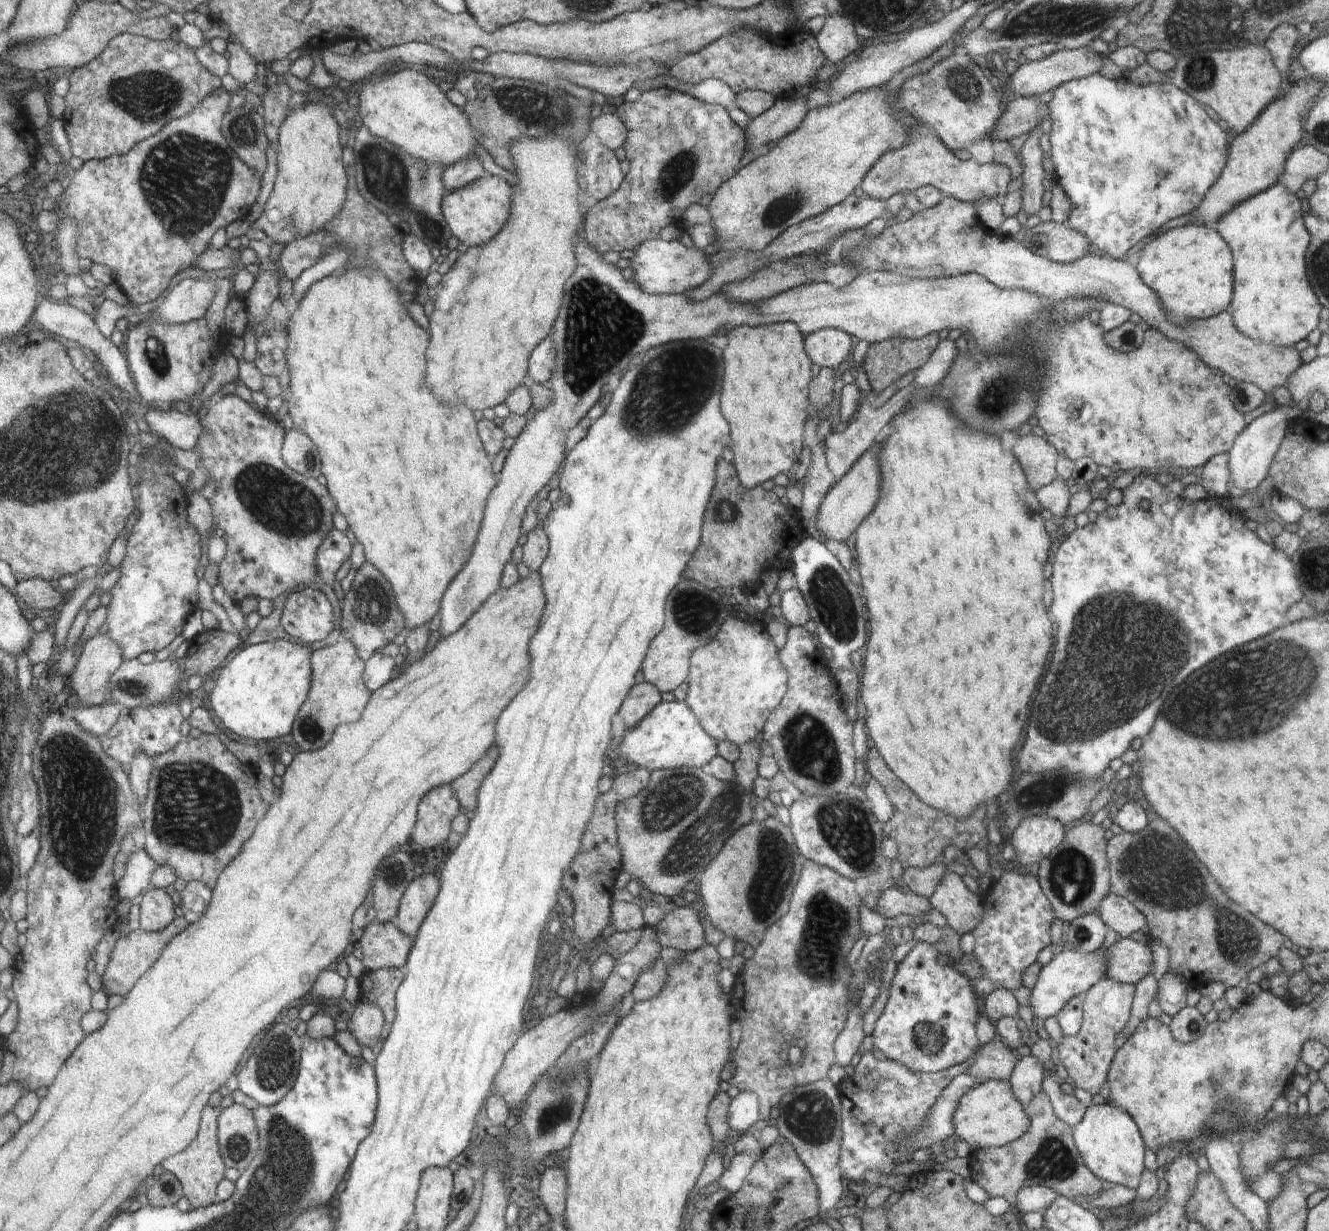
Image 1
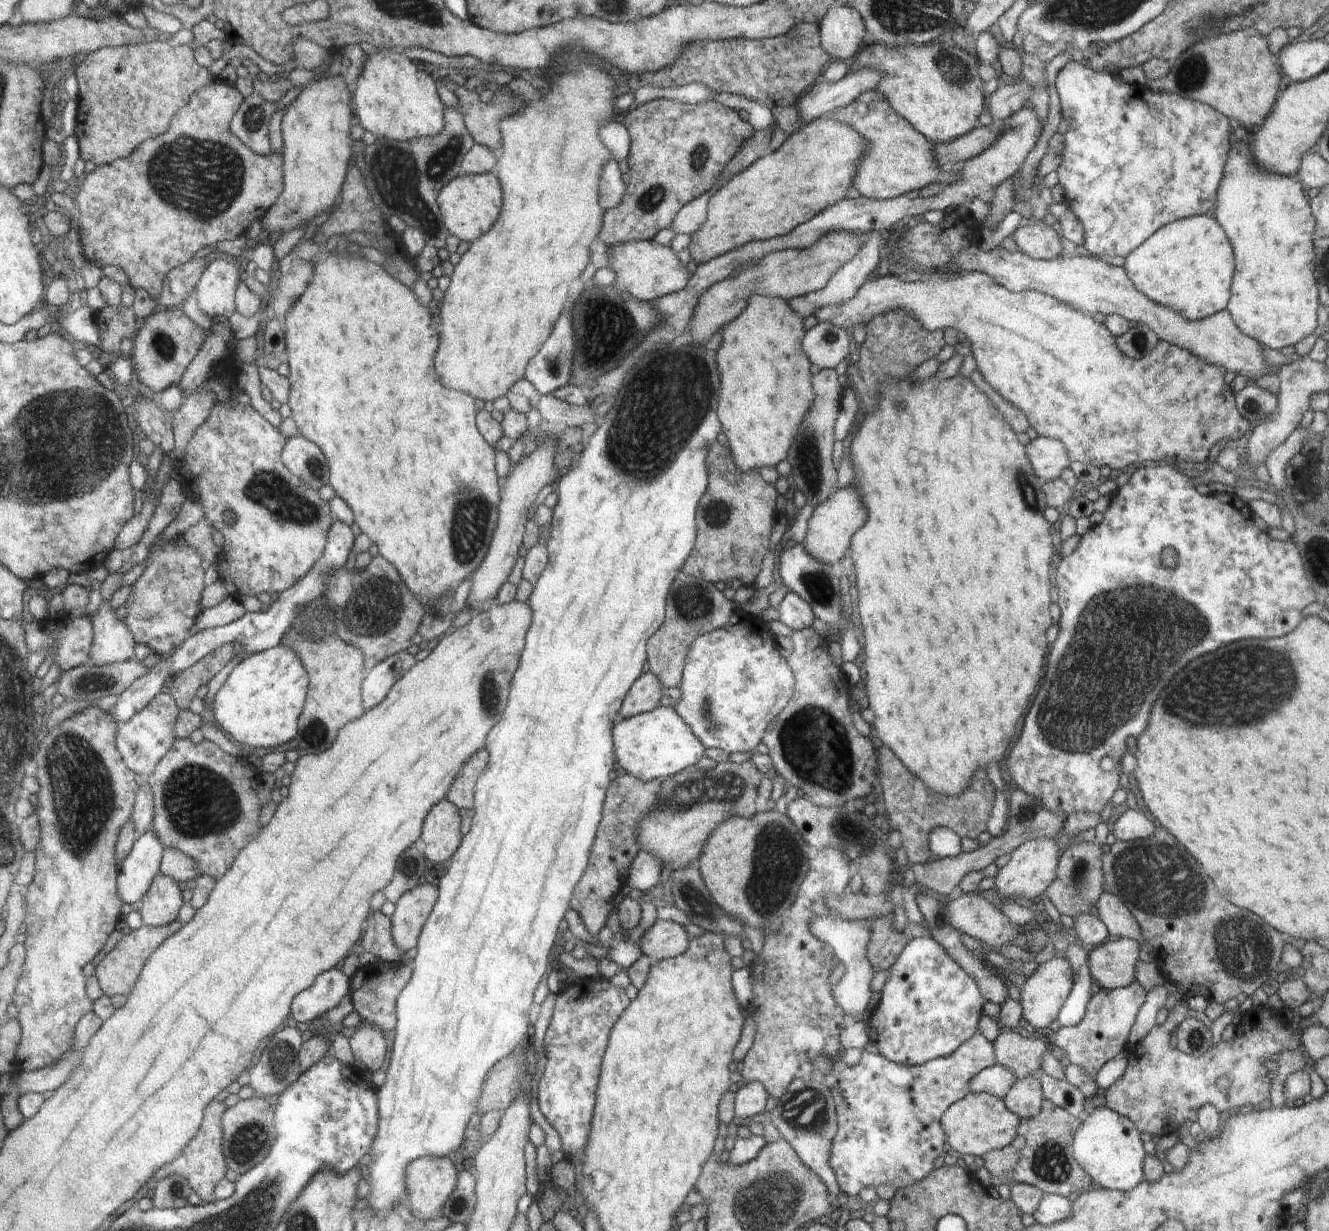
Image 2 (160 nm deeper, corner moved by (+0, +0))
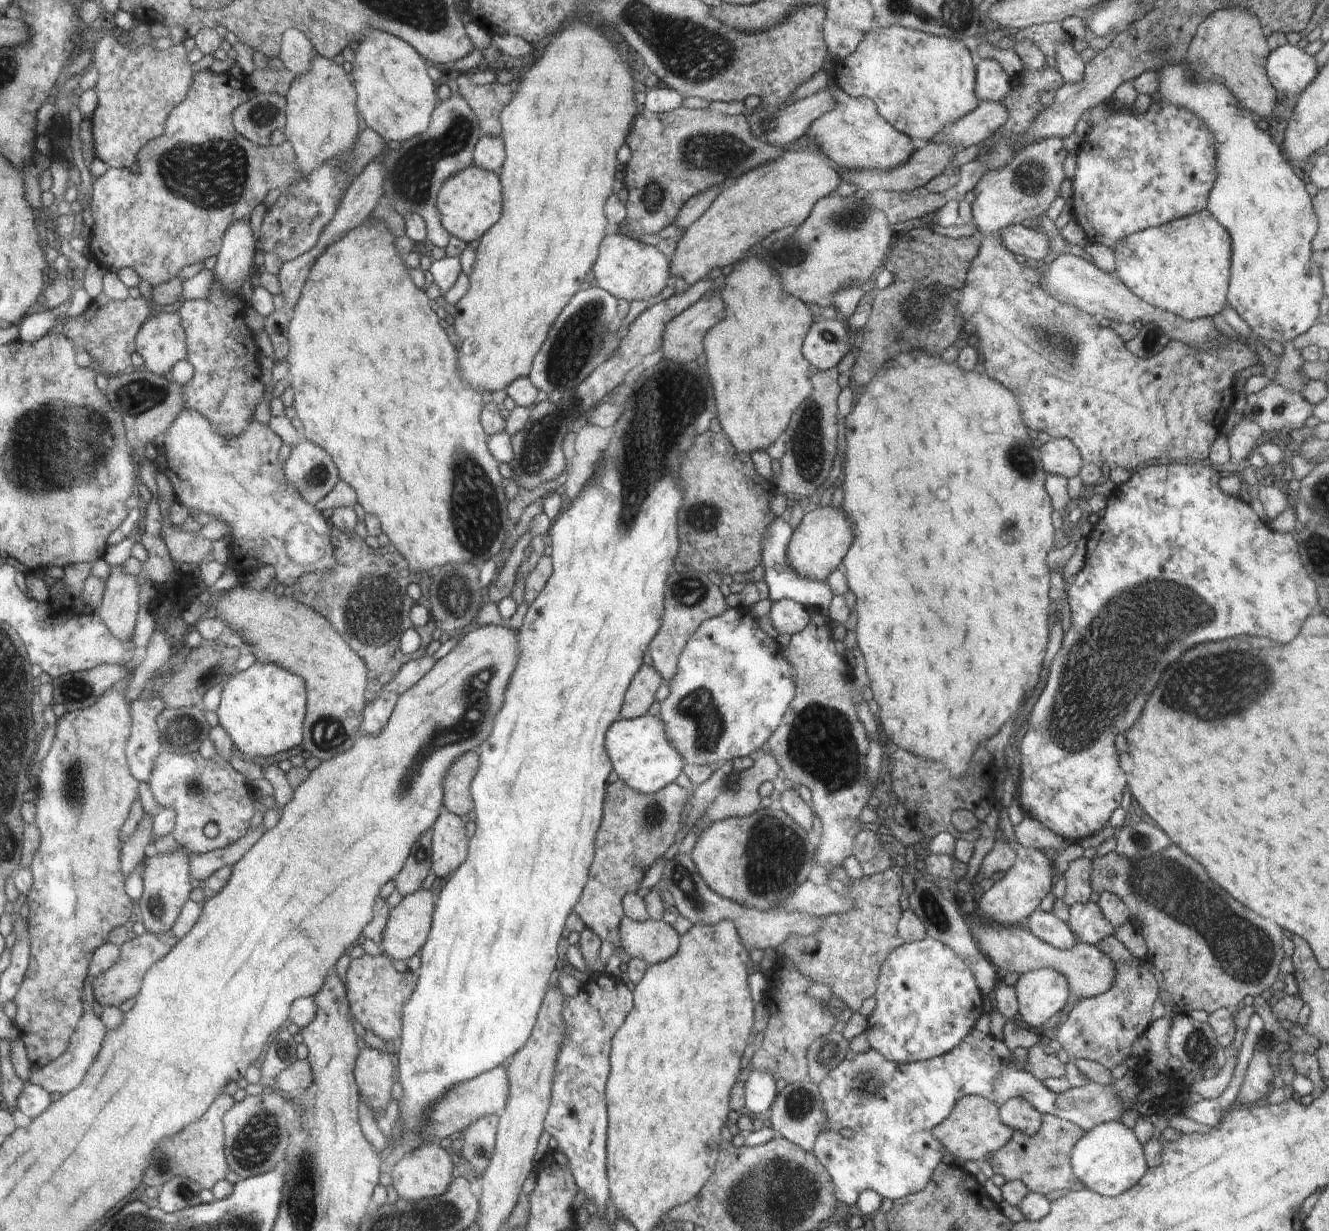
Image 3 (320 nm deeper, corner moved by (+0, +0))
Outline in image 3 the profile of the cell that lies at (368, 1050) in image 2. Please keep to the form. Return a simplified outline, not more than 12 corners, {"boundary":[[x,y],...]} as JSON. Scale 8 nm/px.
{"boundary":[[362,1049],[354,1076],[375,1114],[390,1102],[394,1066],[386,1052]]}

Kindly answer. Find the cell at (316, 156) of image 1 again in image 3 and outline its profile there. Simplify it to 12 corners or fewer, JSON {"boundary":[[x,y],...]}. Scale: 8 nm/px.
{"boundary":[[314,54],[286,96],[302,177],[358,140],[355,86]]}

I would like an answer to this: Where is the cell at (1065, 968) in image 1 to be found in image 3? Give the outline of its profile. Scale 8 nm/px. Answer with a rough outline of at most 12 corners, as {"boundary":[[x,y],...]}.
{"boundary":[[1046,967],[1022,973],[1022,1021],[1044,1026],[1070,996],[1066,977]]}

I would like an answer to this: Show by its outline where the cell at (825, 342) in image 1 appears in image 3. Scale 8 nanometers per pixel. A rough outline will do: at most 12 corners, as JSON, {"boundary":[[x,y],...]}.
{"boundary":[[842,318],[818,319],[802,346],[816,370],[848,352]]}

